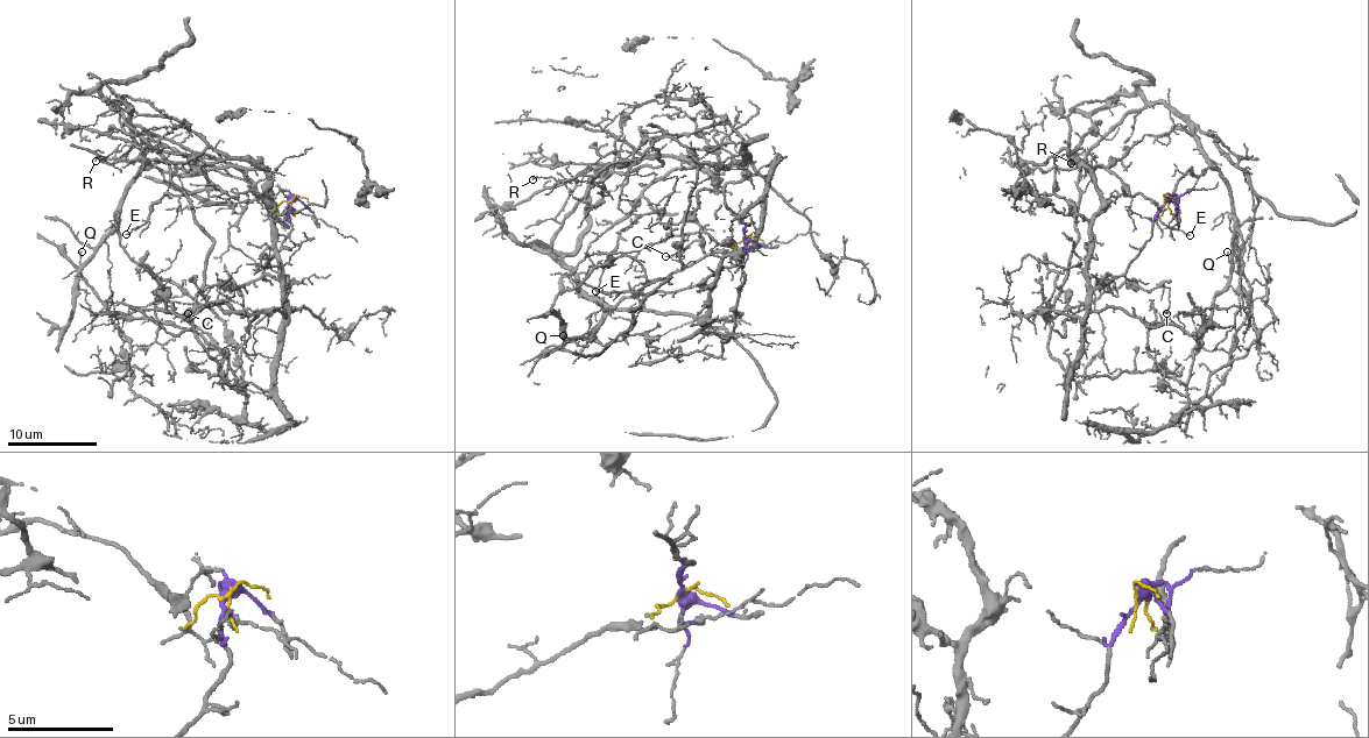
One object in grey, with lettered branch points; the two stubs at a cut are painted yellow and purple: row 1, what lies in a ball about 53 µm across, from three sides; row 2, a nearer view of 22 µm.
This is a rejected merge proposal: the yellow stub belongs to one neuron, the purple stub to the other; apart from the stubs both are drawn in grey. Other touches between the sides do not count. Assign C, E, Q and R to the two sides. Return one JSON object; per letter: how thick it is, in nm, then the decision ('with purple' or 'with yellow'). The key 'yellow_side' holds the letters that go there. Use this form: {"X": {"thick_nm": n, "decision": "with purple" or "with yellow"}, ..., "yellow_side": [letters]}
{"C": {"thick_nm": 110, "decision": "with purple"}, "E": {"thick_nm": 110, "decision": "with purple"}, "Q": {"thick_nm": 120, "decision": "with yellow"}, "R": {"thick_nm": 110, "decision": "with purple"}, "yellow_side": ["Q"]}

